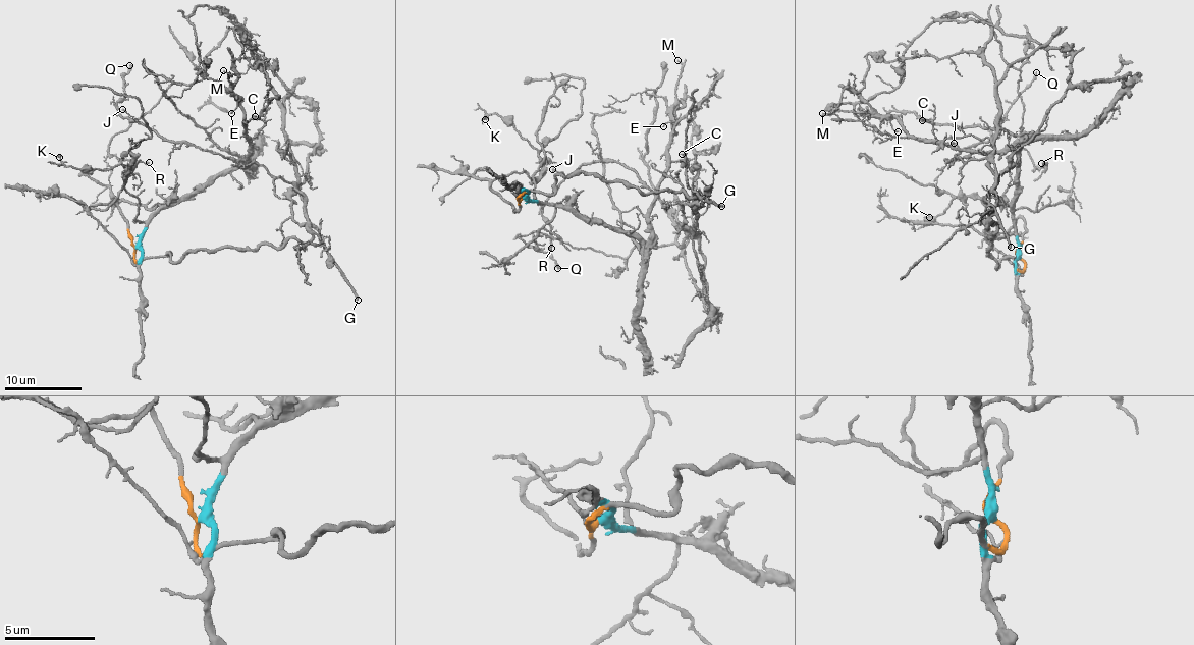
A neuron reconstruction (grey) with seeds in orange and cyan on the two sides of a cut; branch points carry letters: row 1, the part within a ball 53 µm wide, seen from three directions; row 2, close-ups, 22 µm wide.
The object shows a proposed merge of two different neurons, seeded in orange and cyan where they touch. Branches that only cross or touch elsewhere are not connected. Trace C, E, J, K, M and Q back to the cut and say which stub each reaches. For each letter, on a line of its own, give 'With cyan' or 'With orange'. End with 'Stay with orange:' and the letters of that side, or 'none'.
C: With cyan
E: With cyan
J: With cyan
K: With orange
M: With cyan
Q: With cyan
Stay with orange: K

